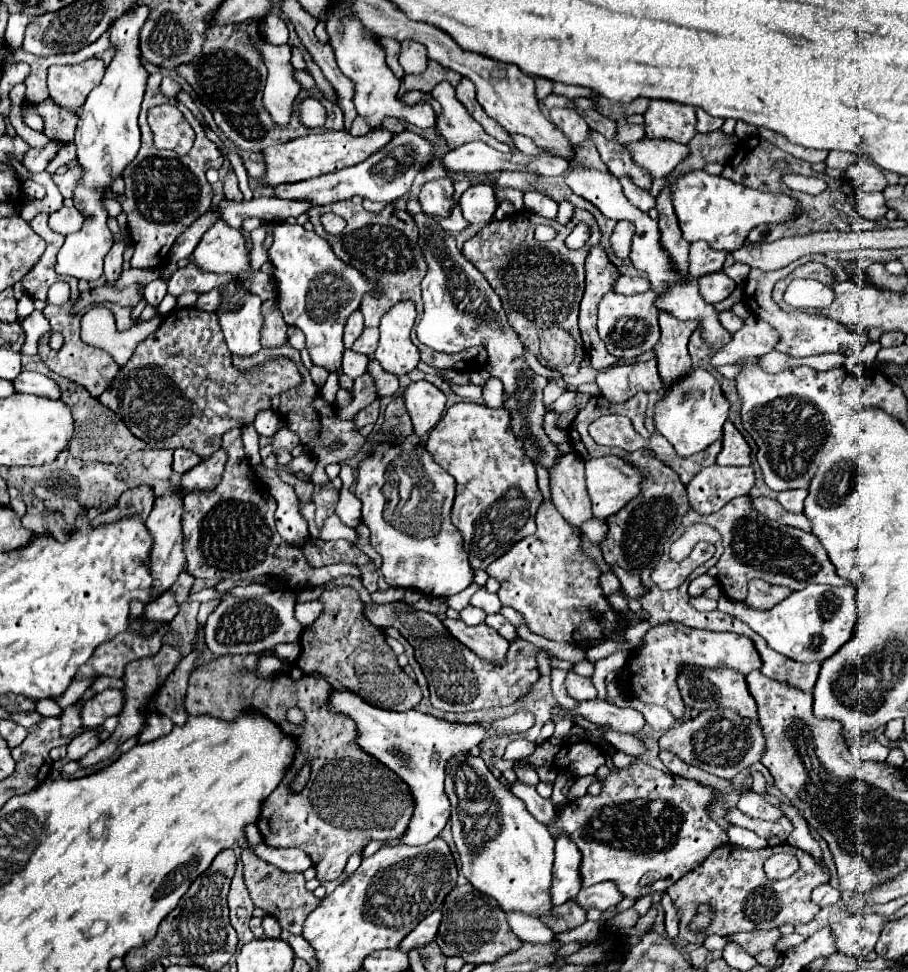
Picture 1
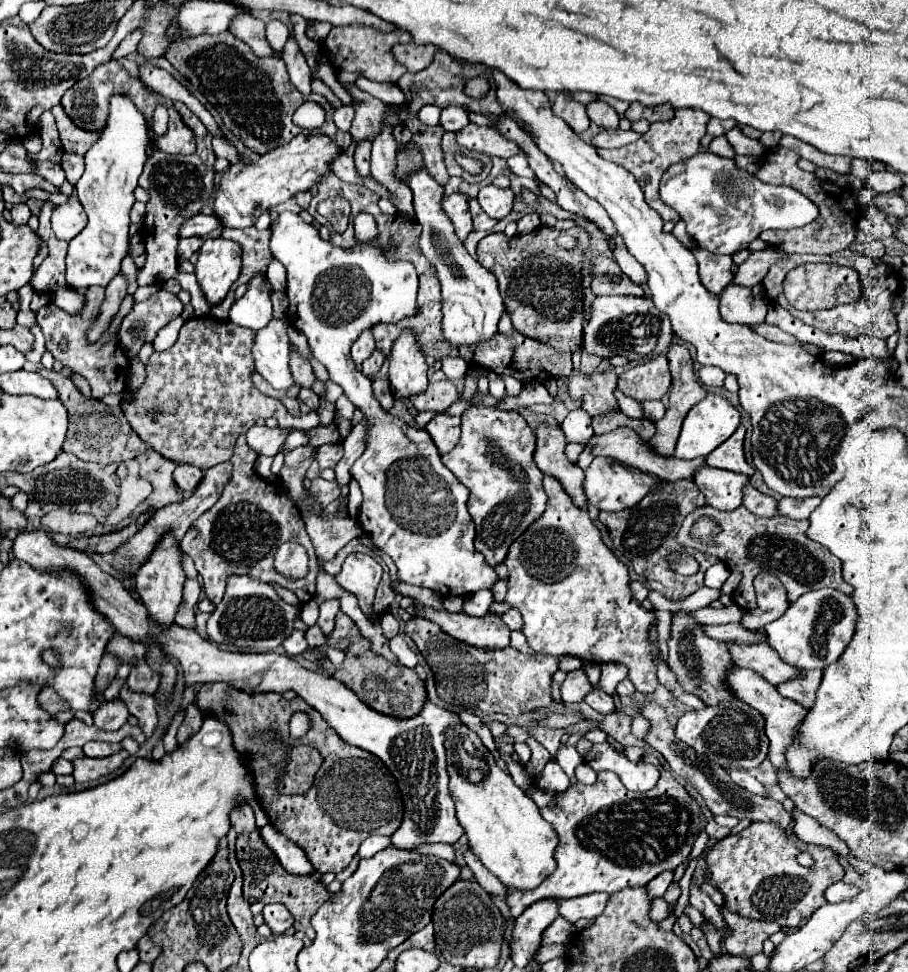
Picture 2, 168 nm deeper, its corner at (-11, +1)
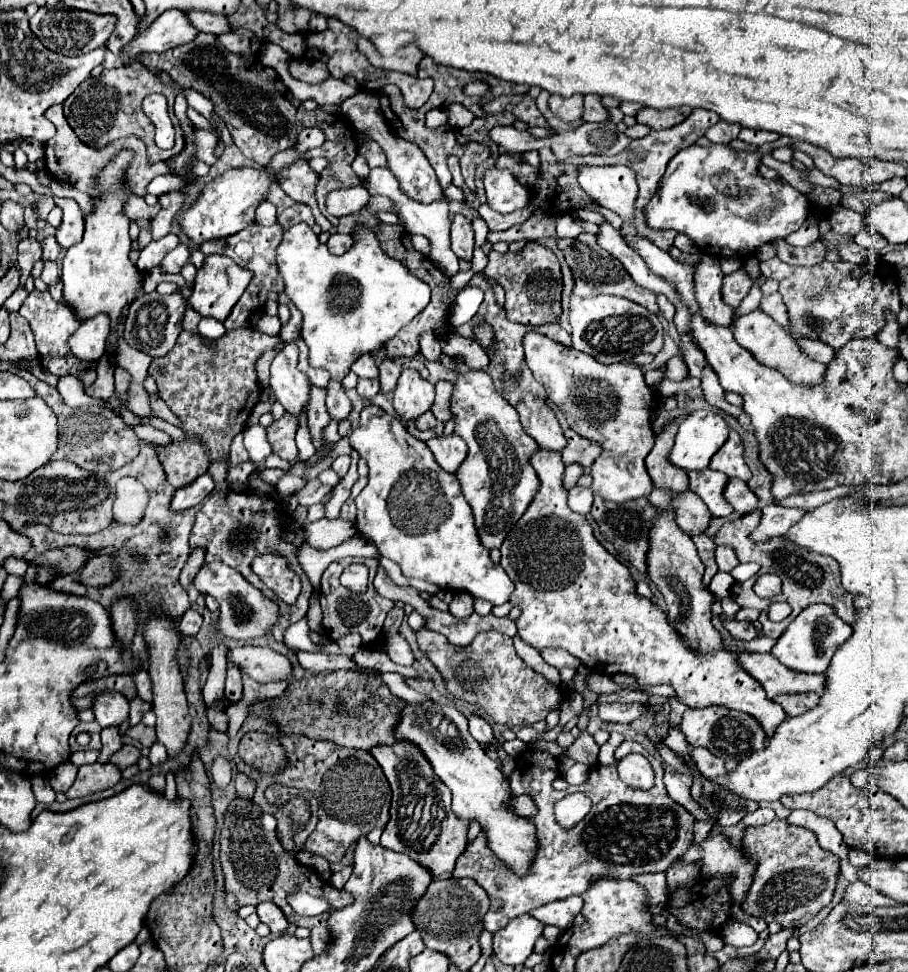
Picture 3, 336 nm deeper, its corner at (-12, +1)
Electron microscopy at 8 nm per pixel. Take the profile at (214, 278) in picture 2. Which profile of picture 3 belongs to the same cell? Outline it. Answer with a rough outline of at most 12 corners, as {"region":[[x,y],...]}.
{"region":[[207,255],[189,303],[225,321],[243,295],[249,271]]}

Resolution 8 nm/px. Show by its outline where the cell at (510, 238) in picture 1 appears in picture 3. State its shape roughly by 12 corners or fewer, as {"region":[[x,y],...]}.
{"region":[[537,241],[491,249],[485,275],[513,323],[559,323],[563,275]]}

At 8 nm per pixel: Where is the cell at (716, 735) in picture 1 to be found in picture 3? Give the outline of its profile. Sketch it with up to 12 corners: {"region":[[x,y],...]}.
{"region":[[719,705],[687,709],[679,729],[691,747],[727,763],[761,751],[757,719]]}

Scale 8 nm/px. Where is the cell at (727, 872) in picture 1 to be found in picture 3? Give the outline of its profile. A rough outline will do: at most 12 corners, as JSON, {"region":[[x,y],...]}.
{"region":[[773,819],[741,845],[745,913],[793,929],[831,903],[839,859]]}

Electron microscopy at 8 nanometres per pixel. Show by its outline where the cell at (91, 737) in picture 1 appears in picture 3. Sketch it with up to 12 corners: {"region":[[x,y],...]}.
{"region":[[125,743],[113,759],[119,769],[137,763],[141,757],[135,745]]}

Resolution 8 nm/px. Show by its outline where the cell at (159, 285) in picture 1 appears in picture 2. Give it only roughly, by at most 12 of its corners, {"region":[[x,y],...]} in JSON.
{"region":[[160,289],[136,303],[120,327],[132,359],[182,313],[176,295]]}

